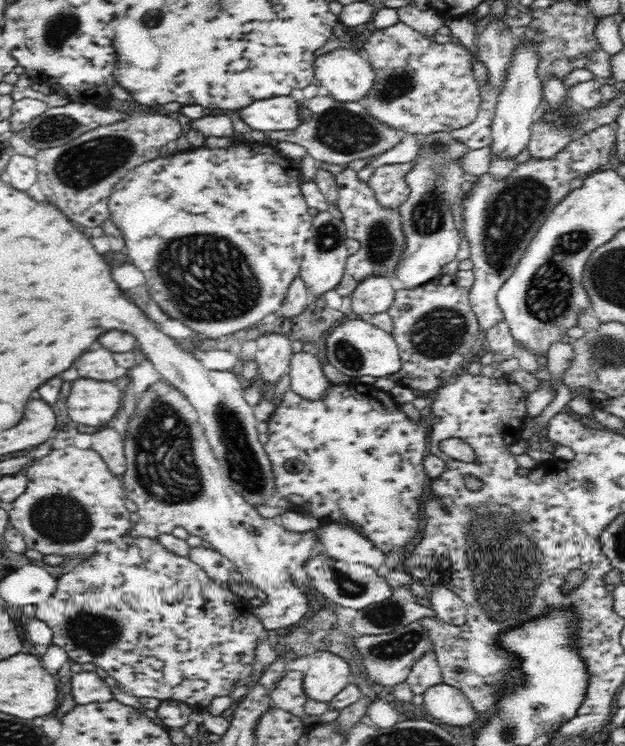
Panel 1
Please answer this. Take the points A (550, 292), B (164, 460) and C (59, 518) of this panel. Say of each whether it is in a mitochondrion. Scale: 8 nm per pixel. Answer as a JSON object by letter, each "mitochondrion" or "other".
{"A":"mitochondrion","B":"mitochondrion","C":"mitochondrion"}

